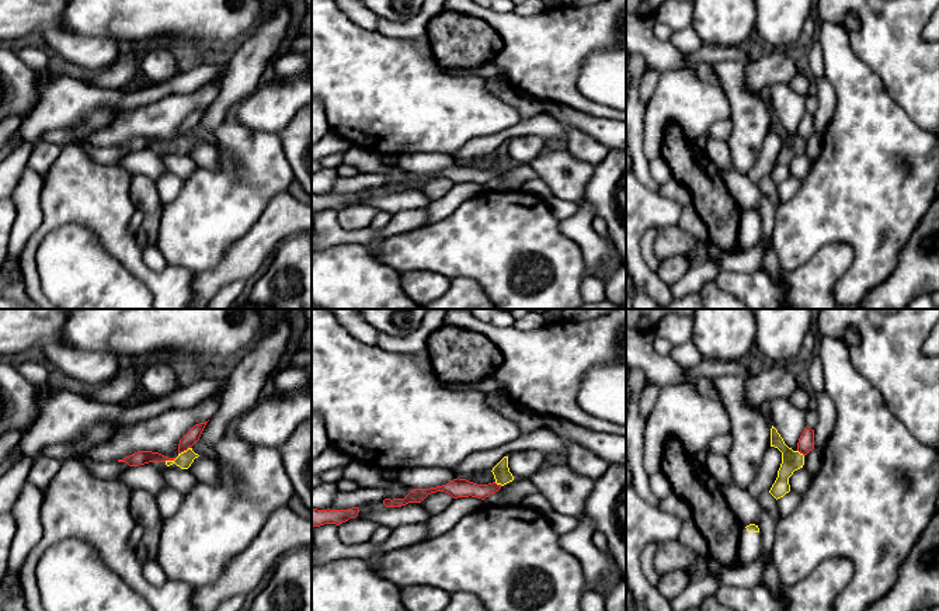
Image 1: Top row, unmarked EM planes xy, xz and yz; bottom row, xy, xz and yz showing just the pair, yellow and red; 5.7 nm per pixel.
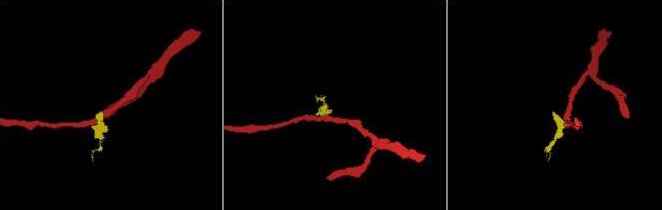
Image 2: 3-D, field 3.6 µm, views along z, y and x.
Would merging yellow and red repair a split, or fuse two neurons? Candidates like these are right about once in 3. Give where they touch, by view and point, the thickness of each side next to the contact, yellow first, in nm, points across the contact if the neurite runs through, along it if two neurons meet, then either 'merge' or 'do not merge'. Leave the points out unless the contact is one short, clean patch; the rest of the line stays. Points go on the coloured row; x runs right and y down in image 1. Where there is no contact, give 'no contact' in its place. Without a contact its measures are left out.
xy (184, 451) | 90/80 nm | along xy (190, 447), (178, 454) | do not merge

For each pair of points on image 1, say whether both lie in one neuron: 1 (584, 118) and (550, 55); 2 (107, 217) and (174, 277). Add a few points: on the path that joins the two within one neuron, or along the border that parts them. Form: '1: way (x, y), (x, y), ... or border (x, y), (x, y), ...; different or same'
1: border (549, 100), (611, 120); different
2: way (115, 238), (132, 260), (149, 277), (153, 277); same

